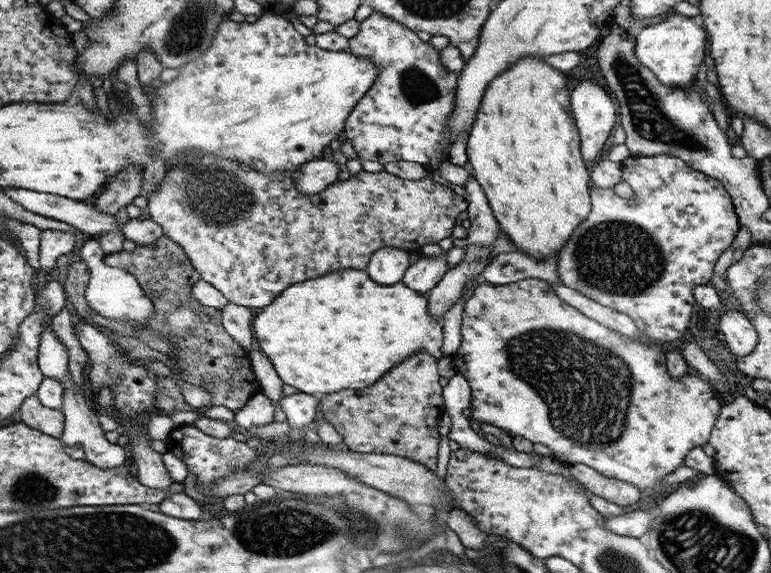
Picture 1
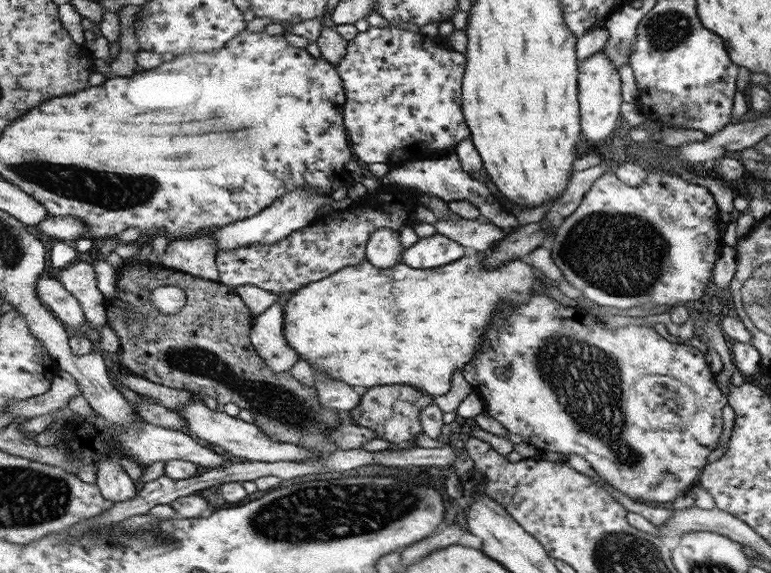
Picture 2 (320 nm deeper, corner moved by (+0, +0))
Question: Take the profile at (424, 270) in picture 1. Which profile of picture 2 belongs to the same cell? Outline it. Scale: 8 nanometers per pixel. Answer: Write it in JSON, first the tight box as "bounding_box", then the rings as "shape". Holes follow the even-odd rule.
{"bounding_box":[402,233,464,269],"shape":[[[440,233],[419,238],[403,252],[402,262],[416,269],[444,267],[464,256],[464,246]]]}

